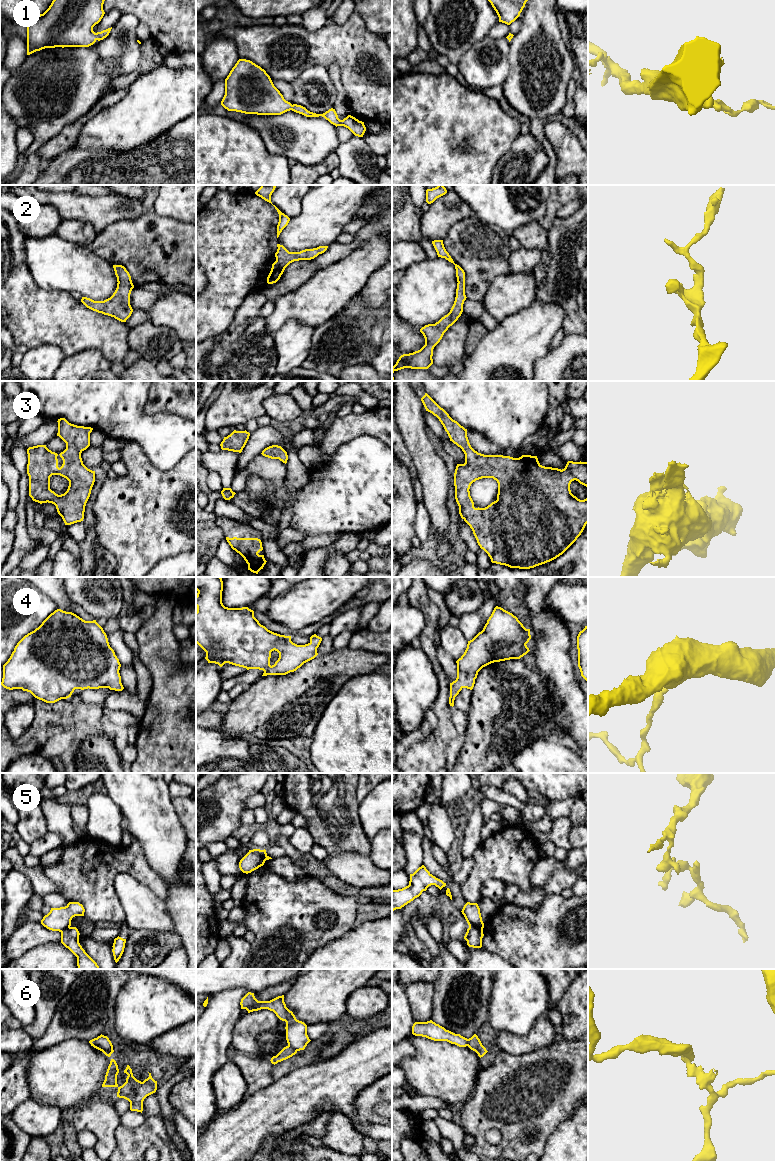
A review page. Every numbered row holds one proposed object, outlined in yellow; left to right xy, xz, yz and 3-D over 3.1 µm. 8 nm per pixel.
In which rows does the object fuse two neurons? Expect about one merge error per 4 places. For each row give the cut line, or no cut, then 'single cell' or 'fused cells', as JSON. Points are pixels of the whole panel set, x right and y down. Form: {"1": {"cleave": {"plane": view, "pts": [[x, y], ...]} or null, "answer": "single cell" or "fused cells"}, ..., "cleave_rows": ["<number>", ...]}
{"1": {"cleave": null, "answer": "single cell"}, "2": {"cleave": null, "answer": "single cell"}, "3": {"cleave": null, "answer": "single cell"}, "4": {"cleave": null, "answer": "single cell"}, "5": {"cleave": {"plane": "yz", "pts": [[469, 926], [482, 929]]}, "answer": "fused cells"}, "6": {"cleave": {"plane": "xz", "pts": [[288, 1044], [297, 1050]]}, "answer": "fused cells"}, "cleave_rows": ["5", "6"]}

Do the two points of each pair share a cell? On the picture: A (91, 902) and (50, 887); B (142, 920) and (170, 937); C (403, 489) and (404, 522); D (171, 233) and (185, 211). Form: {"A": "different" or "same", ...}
{"A": "different", "B": "different", "C": "same", "D": "different"}

